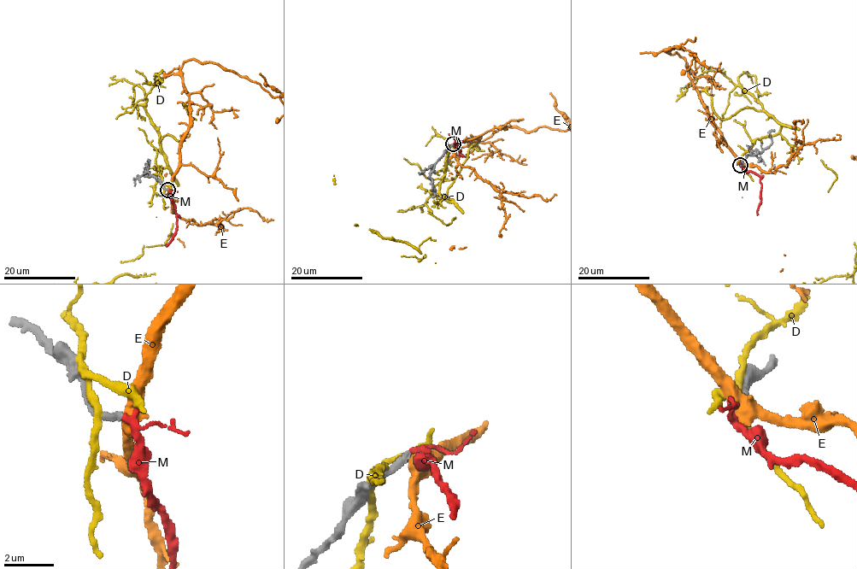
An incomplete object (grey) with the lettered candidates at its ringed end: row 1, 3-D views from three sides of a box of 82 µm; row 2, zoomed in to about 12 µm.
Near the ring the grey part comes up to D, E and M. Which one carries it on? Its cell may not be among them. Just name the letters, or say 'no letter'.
M

